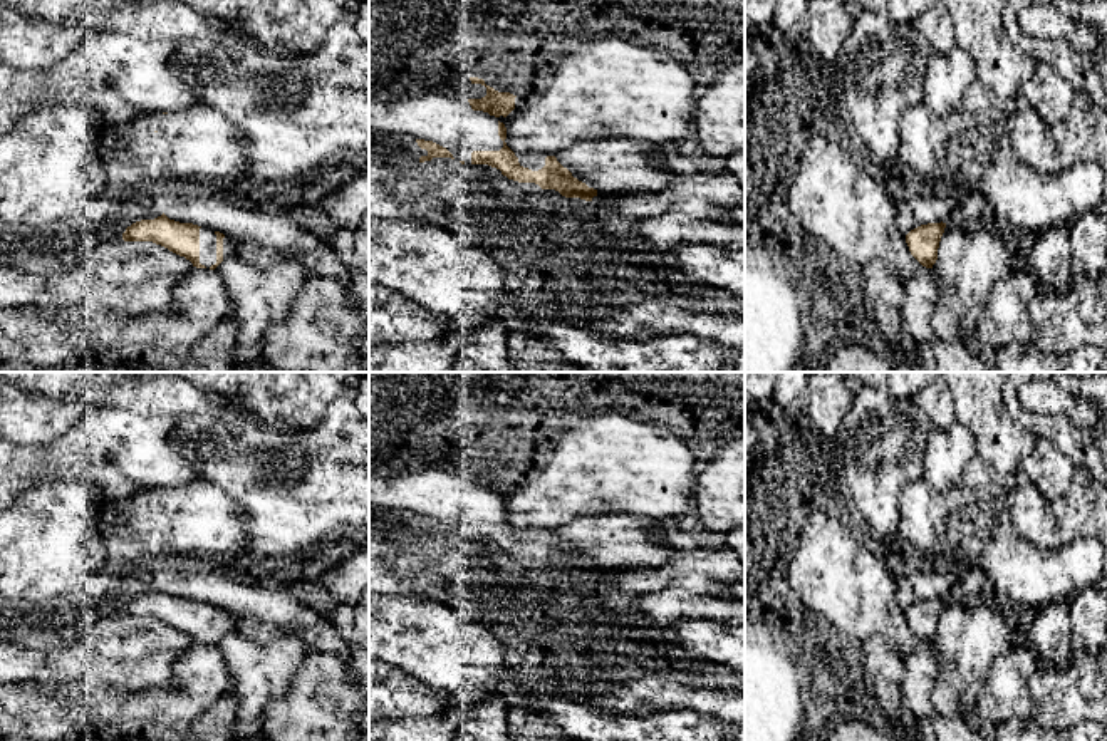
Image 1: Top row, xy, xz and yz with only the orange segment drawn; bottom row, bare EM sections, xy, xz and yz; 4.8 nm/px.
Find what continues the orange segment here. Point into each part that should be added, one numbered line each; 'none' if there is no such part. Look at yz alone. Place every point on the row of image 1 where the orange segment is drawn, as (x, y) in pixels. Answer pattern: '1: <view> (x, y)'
none

